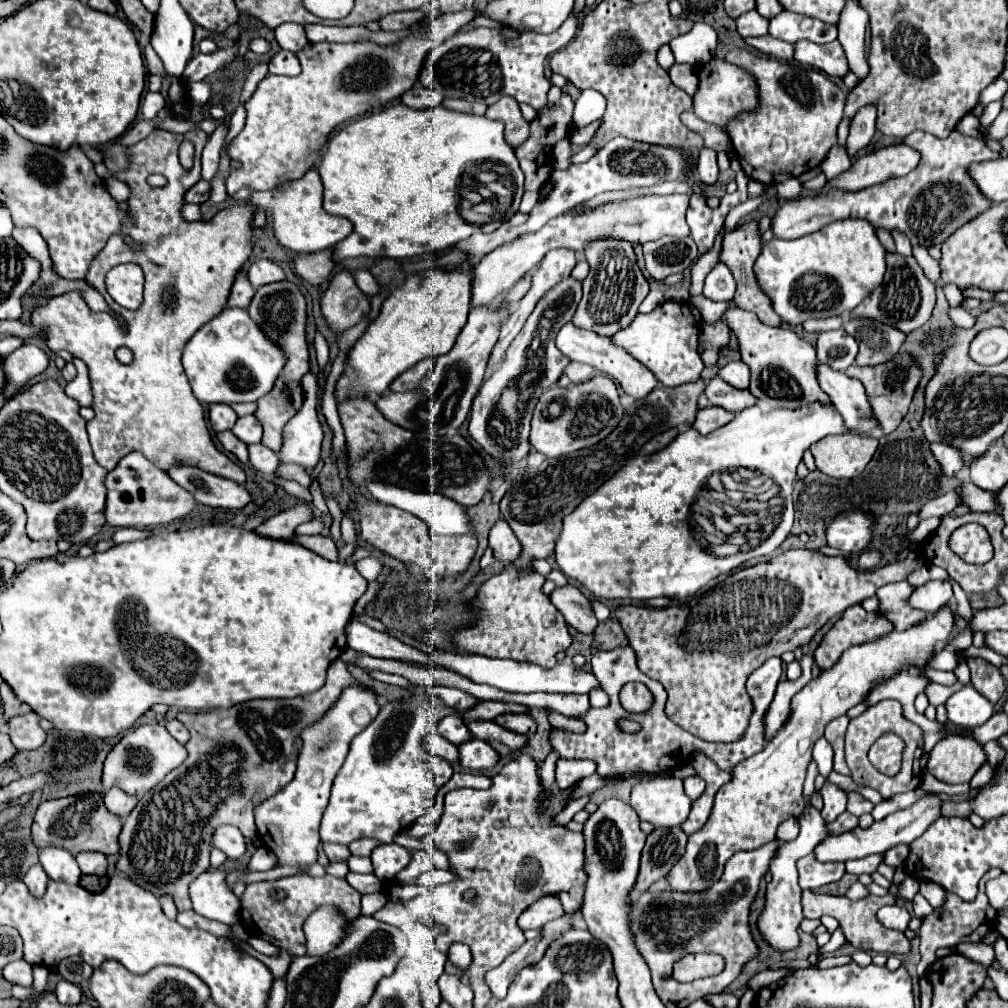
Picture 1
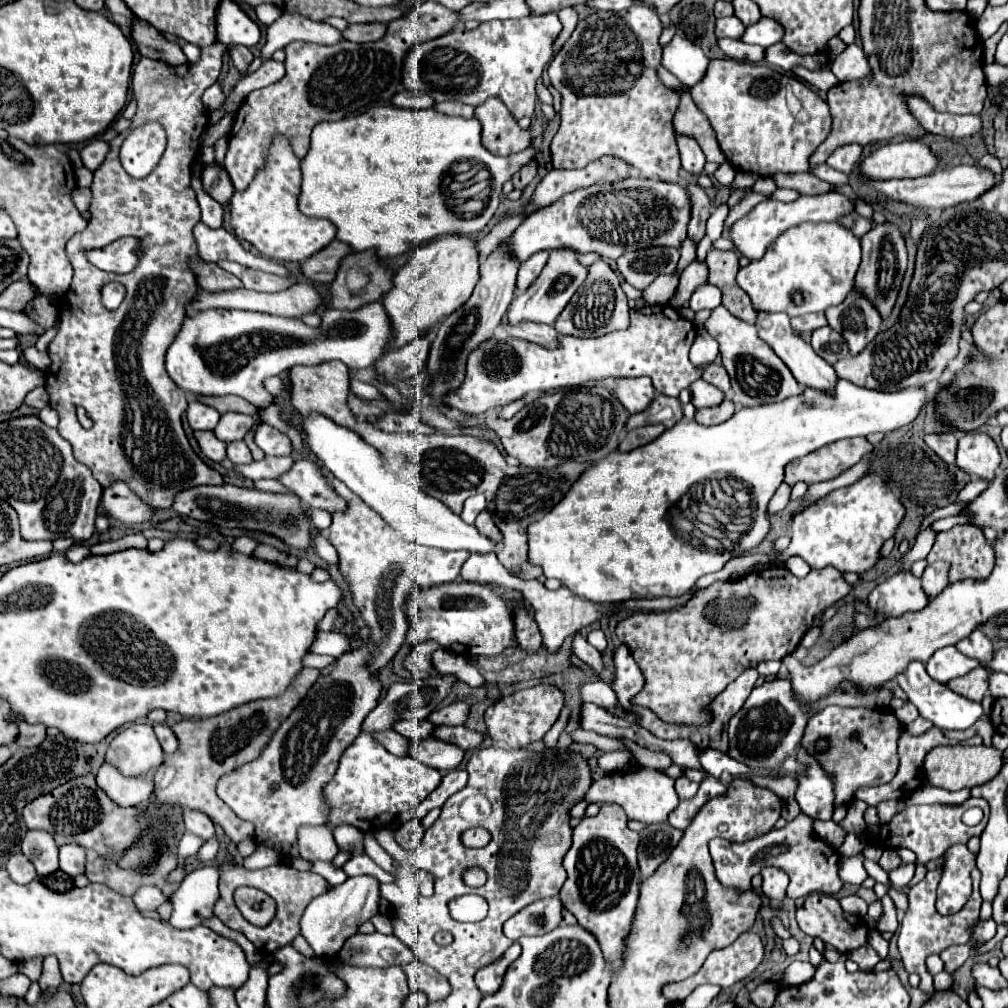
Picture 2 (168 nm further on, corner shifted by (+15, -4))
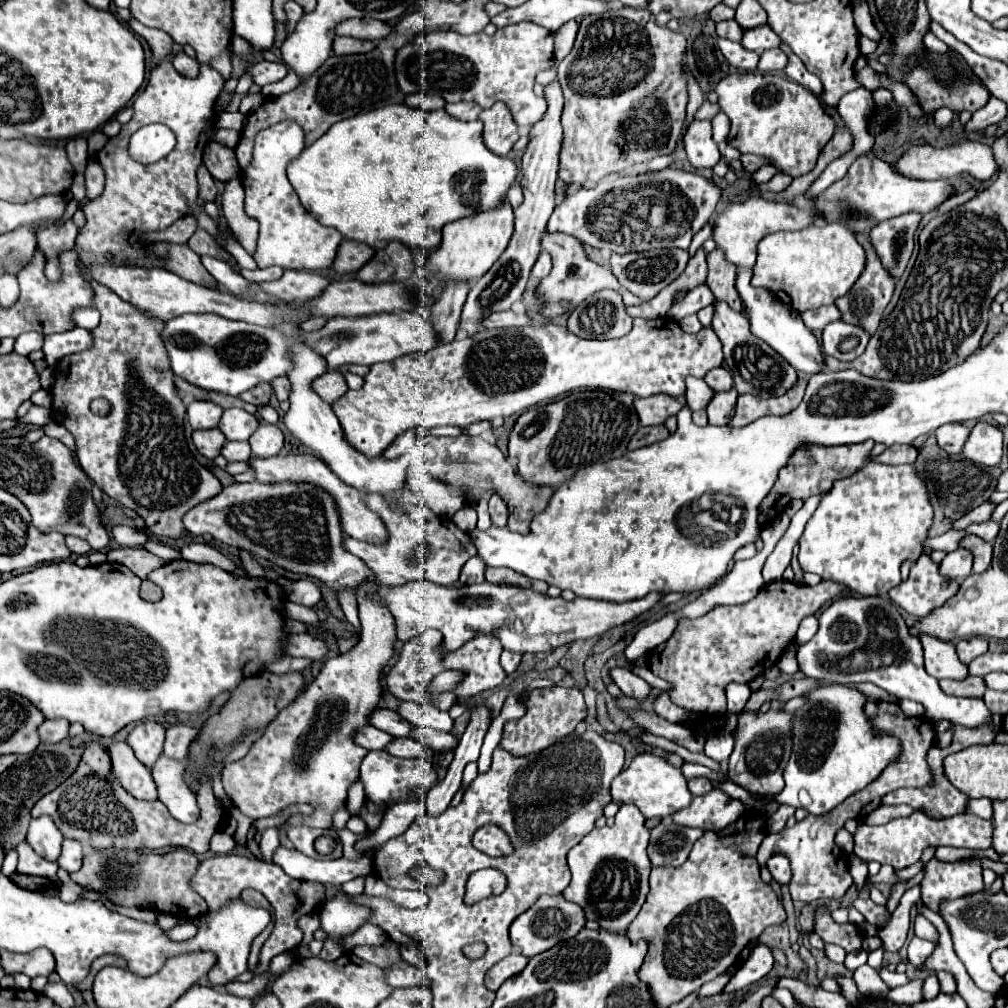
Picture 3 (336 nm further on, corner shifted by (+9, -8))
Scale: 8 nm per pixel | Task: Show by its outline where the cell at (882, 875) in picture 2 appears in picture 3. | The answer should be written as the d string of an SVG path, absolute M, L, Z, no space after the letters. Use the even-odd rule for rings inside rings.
M913 812L907 818L897 818L891 820L889 824L883 826L867 826L859 824L857 828L857 842L855 842L855 854L863 862L869 864L869 874L875 876L881 864L889 864L895 870L903 870L911 864L915 864L921 858L923 848L927 846L955 846L955 848L971 848L971 850L985 850L991 846L991 832L993 824L991 820L983 820L979 816L969 816L969 814L957 814L947 820L929 820L927 816Z

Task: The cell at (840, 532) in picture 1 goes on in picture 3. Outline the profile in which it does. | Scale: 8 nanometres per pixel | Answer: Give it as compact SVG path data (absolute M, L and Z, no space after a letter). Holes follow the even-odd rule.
M867 462L855 474L835 480L833 488L821 498L815 514L805 526L799 540L799 564L805 572L815 572L823 580L835 580L851 592L863 596L887 594L901 582L899 568L905 560L915 562L923 554L927 530L933 524L933 506L929 502L927 480L913 468L913 464L881 464Z

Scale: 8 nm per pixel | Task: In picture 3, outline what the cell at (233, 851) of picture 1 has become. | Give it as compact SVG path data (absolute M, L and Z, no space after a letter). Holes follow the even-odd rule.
M161 754L153 764L153 780L157 784L159 800L169 808L171 816L179 822L193 824L199 818L195 792L185 780L187 764Z

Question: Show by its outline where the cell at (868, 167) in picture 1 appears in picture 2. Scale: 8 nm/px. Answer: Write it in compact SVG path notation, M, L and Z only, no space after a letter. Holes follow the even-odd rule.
M903 140L883 144L879 150L859 162L859 174L867 180L919 178L933 172L939 158L929 152L921 140Z

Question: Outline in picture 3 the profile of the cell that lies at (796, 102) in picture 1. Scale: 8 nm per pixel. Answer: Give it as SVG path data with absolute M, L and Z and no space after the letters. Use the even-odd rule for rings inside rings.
M735 72L723 78L717 84L715 92L719 96L721 110L731 120L731 132L727 136L727 142L731 146L737 146L741 154L757 154L757 156L771 158L773 164L789 176L811 172L815 168L819 152L823 150L823 146L831 140L835 132L835 122L825 112L821 100L815 94L811 94L811 90L799 86L797 82L785 80L781 76L771 76L771 74L761 74L761 72Z

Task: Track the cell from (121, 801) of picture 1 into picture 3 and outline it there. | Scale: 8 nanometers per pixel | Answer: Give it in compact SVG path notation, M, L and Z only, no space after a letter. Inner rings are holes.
M113 742L109 746L113 760L113 772L121 780L121 786L139 800L155 800L157 790L151 778L151 772L135 758L127 742Z

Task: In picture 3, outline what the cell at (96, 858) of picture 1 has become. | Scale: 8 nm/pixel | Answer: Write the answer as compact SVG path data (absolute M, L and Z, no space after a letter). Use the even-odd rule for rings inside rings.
M63 840L63 848L61 848L61 856L57 860L57 864L61 868L65 868L67 872L75 872L81 868L81 860L83 860L83 850L81 844L77 840Z

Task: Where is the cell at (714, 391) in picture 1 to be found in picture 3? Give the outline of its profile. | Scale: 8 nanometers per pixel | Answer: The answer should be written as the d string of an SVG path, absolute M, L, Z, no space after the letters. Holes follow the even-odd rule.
M687 378L687 390L685 390L685 400L687 400L687 406L695 412L695 410L703 410L711 396L715 394L707 384L705 380L697 380L697 378Z

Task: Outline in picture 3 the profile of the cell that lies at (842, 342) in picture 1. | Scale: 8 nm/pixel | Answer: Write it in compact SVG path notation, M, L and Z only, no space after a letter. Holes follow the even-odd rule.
M835 320L823 330L823 350L829 356L847 362L865 352L869 338L871 336L861 326L851 326L843 320Z

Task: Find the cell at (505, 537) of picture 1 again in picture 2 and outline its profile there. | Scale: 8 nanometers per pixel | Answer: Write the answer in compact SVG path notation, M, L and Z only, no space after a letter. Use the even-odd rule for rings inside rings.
M483 510L479 516L477 516L477 520L475 520L475 526L477 526L477 530L481 530L481 534L487 534L487 538L493 538L493 542L501 542L501 532L497 530L497 526L493 524L493 520L491 520L491 516L489 516L489 512L487 510Z

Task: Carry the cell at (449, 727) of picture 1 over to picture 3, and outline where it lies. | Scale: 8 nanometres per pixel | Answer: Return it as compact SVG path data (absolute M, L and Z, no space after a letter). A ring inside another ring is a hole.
M377 708L377 712L369 714L369 724L391 736L409 736L413 728L411 722L405 722L403 718L399 718L397 712L383 710L383 708Z

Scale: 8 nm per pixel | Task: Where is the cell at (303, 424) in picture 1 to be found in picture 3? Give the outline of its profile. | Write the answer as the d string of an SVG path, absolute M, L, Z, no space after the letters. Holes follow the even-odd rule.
M259 424L259 428L249 438L249 446L253 450L253 456L275 456L283 448L283 434L273 424Z

